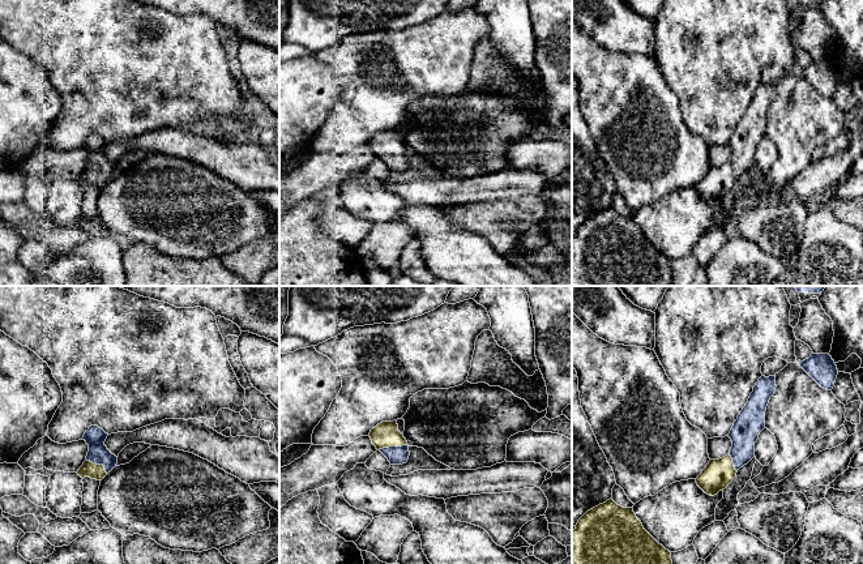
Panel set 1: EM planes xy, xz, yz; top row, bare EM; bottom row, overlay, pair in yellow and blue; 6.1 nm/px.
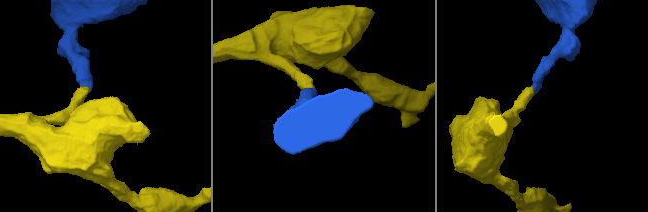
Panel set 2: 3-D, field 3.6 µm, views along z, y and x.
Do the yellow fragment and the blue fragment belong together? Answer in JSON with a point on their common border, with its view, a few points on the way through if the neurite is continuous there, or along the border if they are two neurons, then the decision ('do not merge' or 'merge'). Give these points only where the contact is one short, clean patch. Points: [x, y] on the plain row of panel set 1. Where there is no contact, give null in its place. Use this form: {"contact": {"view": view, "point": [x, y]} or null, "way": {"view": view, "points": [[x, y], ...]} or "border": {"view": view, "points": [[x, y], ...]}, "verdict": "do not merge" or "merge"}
{"contact": {"view": "xz", "point": [392, 153]}, "way": {"view": "xz", "points": [[384, 142], [392, 153], [396, 162]]}, "verdict": "merge"}

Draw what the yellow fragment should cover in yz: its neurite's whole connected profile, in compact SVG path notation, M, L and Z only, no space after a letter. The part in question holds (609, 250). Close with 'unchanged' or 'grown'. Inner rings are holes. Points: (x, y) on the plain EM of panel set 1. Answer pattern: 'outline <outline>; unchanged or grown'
outline M612 206L588 218L572 239L572 286L671 286L671 260L642 234L632 215L623 215Z; unchanged

